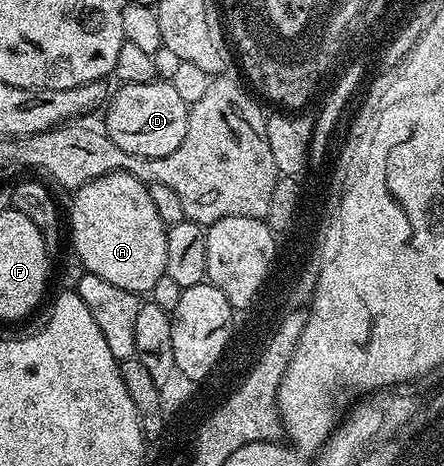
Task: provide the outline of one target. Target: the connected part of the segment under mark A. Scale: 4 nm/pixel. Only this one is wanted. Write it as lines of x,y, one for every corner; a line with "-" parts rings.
112,172
106,176
100,176
95,178
91,182
87,182
82,188
76,189
72,193
73,205
69,208
69,216
67,212
67,232
73,235
73,248
75,252
67,253
61,260
59,266
59,274
55,276
55,280
58,280
58,287
64,291
74,291
81,278
83,278
86,272
91,274
99,274
99,278
104,278
106,282
111,282
114,286
119,286
122,290
128,292
136,292
138,294
148,294
155,286
155,282
159,282
159,278
165,275
165,267
167,266
167,225
163,222
163,218
159,218
159,210
155,210
155,202
151,202
151,194
149,193
149,185
144,184
139,178
135,178
131,174
126,172

